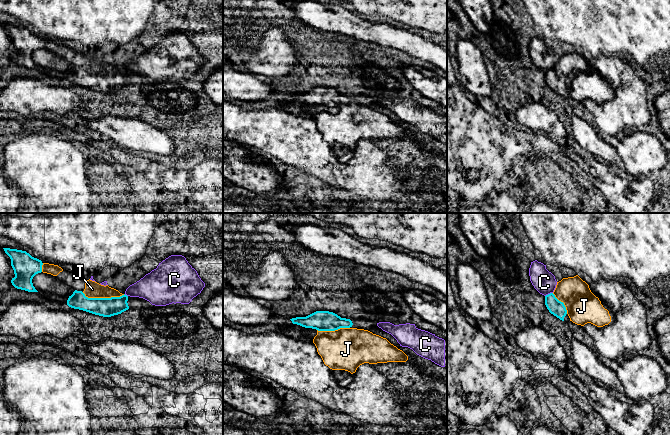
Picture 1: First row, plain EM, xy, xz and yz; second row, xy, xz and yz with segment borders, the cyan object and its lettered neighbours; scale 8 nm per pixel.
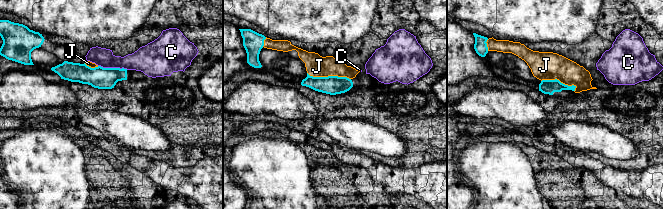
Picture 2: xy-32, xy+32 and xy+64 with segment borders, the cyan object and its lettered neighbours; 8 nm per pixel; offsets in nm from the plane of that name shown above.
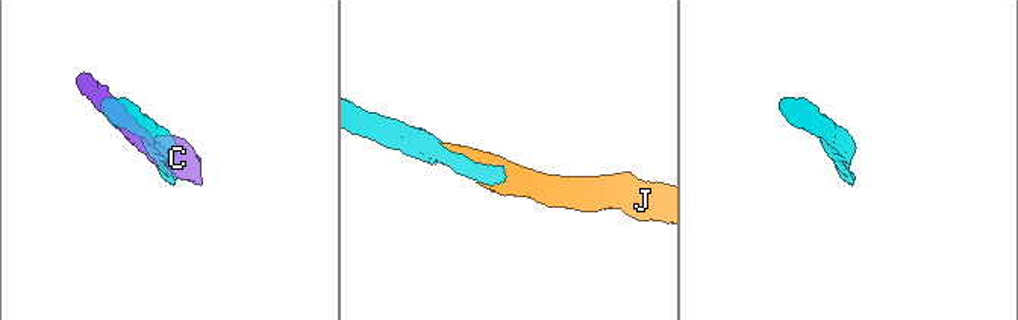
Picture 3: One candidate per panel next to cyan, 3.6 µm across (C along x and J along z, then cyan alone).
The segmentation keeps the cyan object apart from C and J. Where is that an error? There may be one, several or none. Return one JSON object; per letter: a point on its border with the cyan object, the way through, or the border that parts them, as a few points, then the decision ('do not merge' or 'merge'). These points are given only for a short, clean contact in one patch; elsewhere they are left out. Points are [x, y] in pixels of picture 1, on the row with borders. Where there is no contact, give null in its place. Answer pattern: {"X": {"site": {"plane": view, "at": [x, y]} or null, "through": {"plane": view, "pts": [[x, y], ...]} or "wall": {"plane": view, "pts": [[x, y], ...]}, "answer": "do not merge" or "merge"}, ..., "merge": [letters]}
{"C": {"site": {"plane": "yz", "at": [548, 294]}, "answer": "do not merge"}, "J": {"site": {"plane": "xy", "at": [103, 298]}, "answer": "merge"}, "merge": ["J"]}

